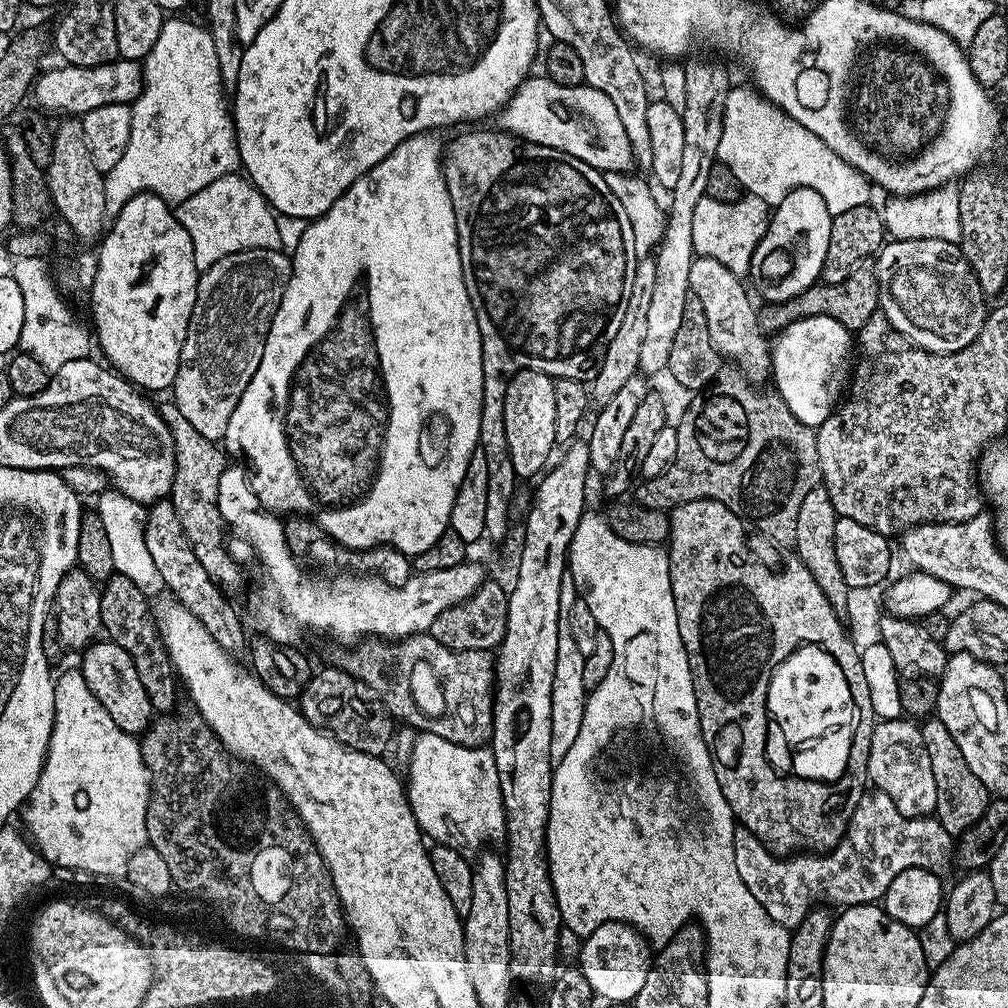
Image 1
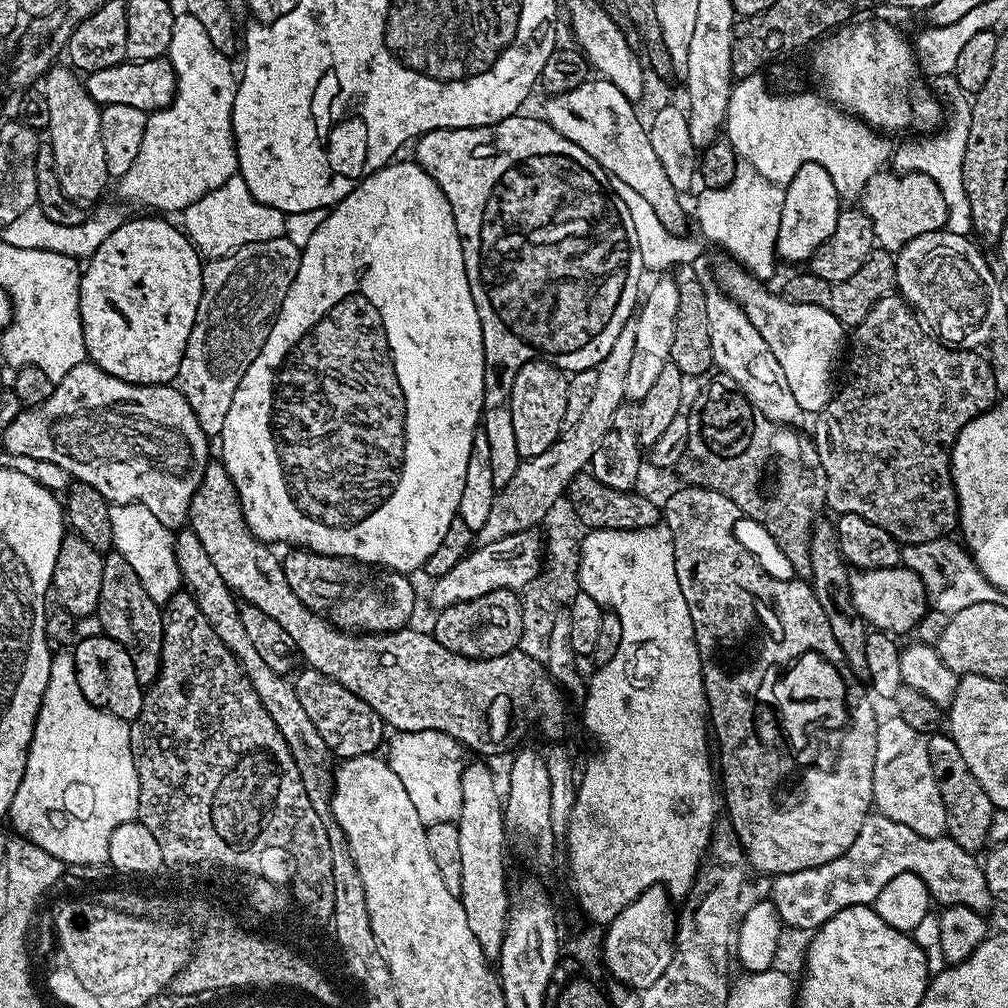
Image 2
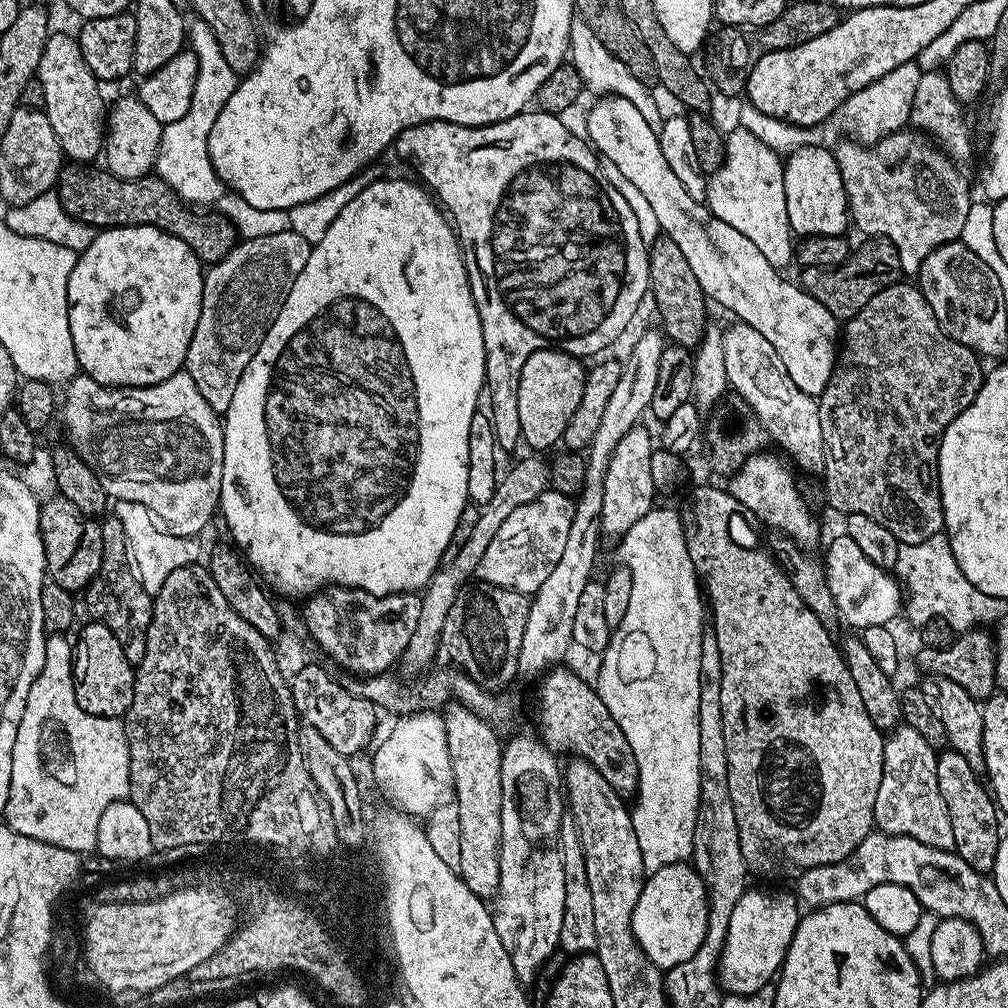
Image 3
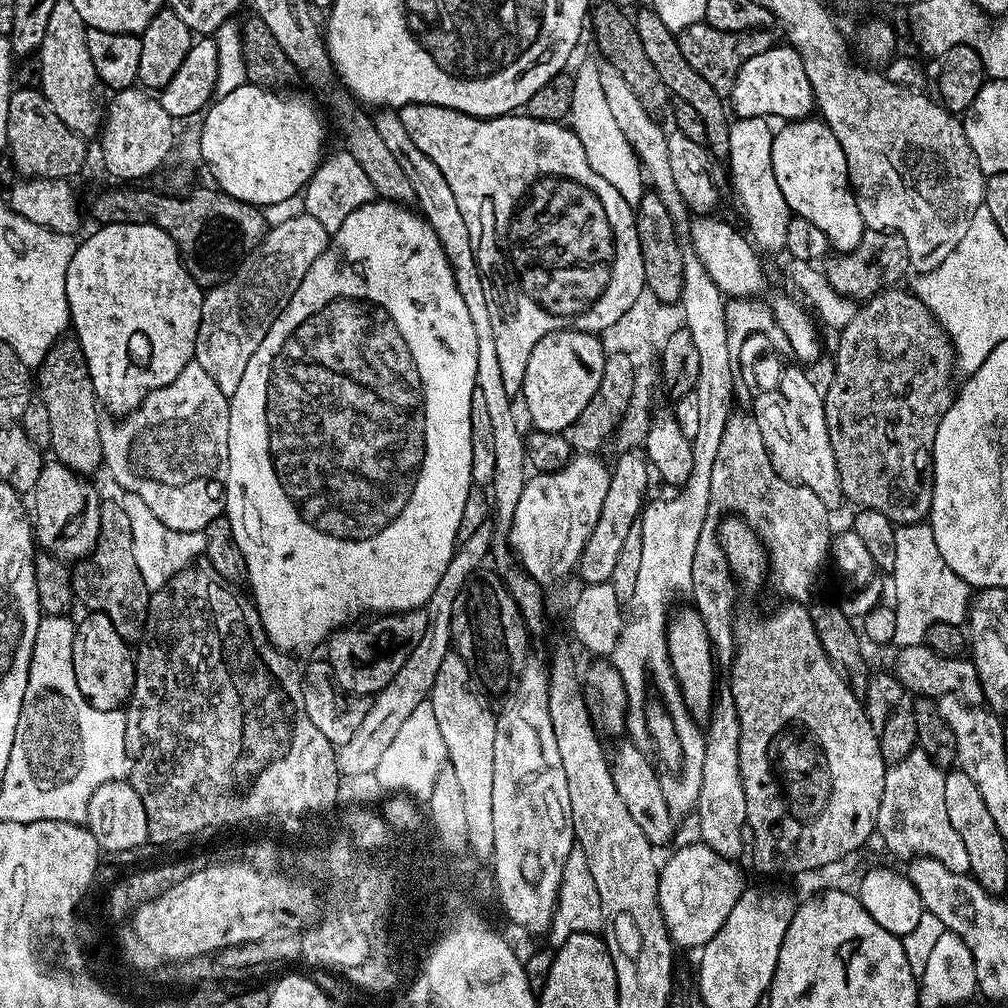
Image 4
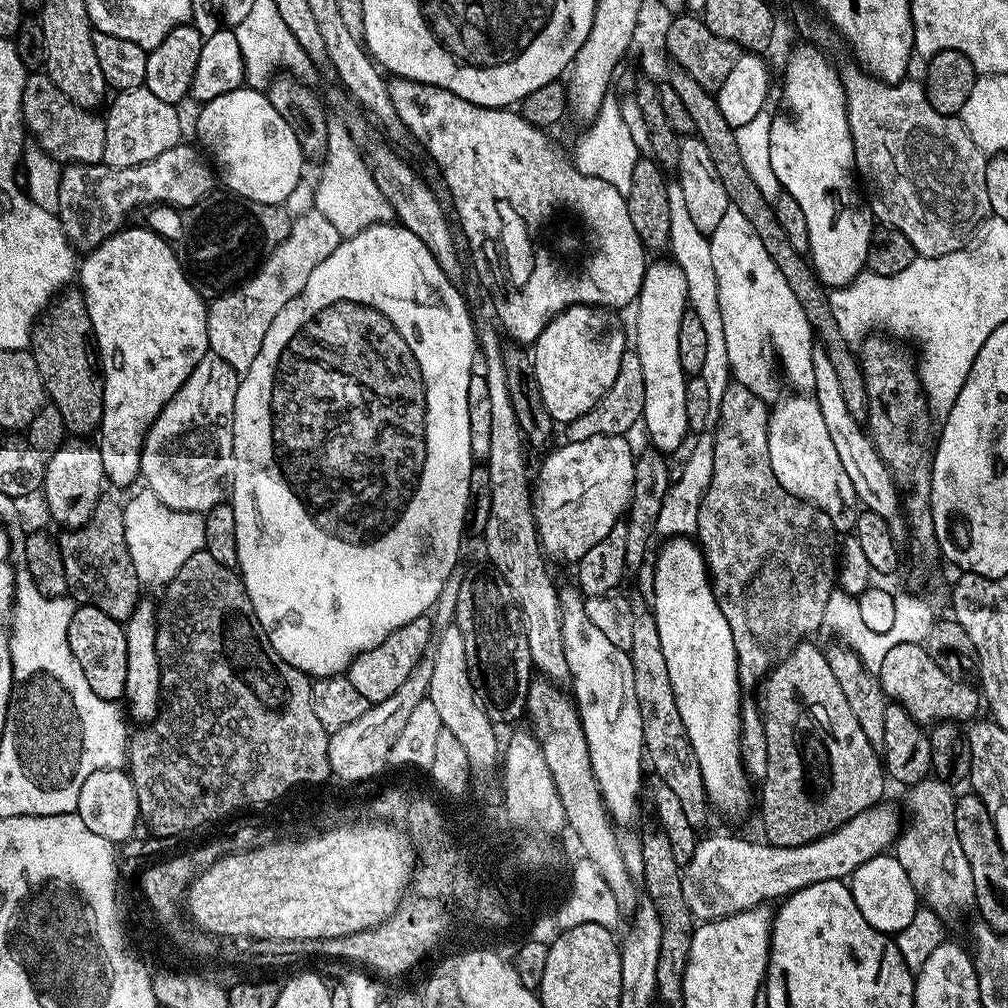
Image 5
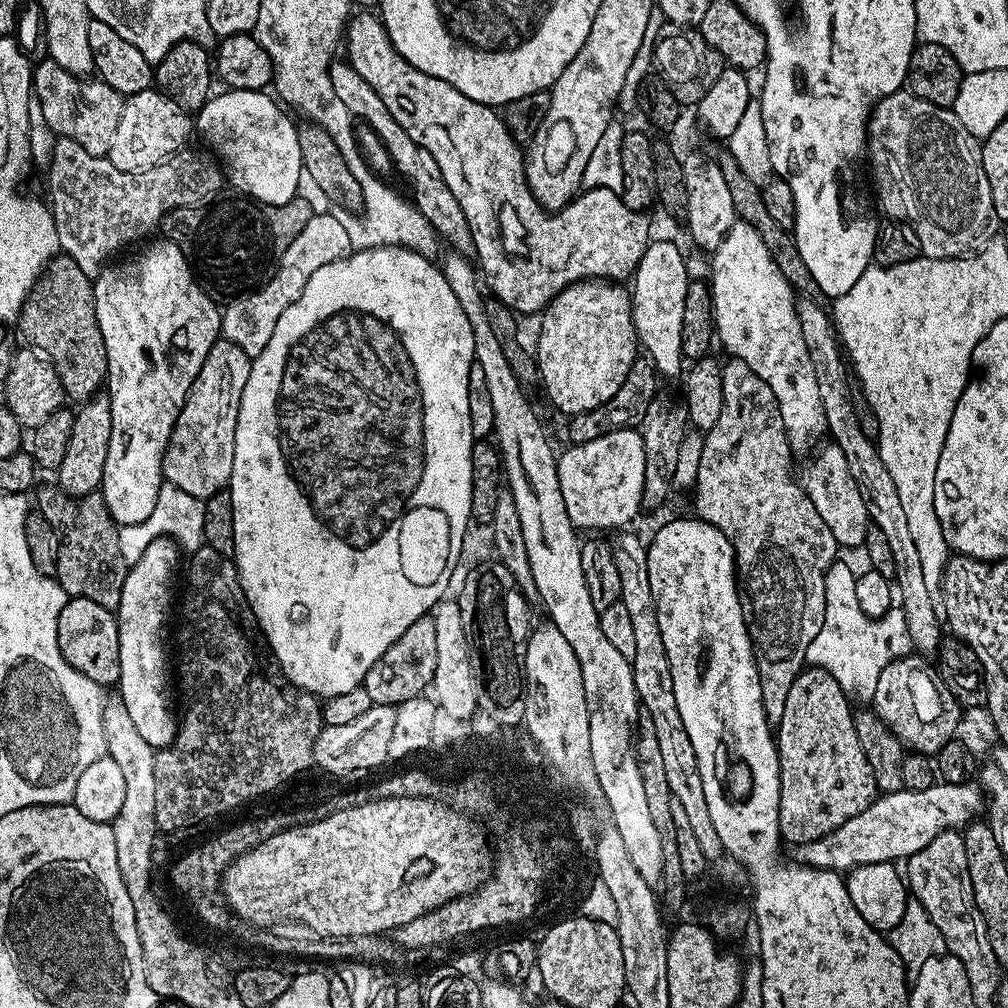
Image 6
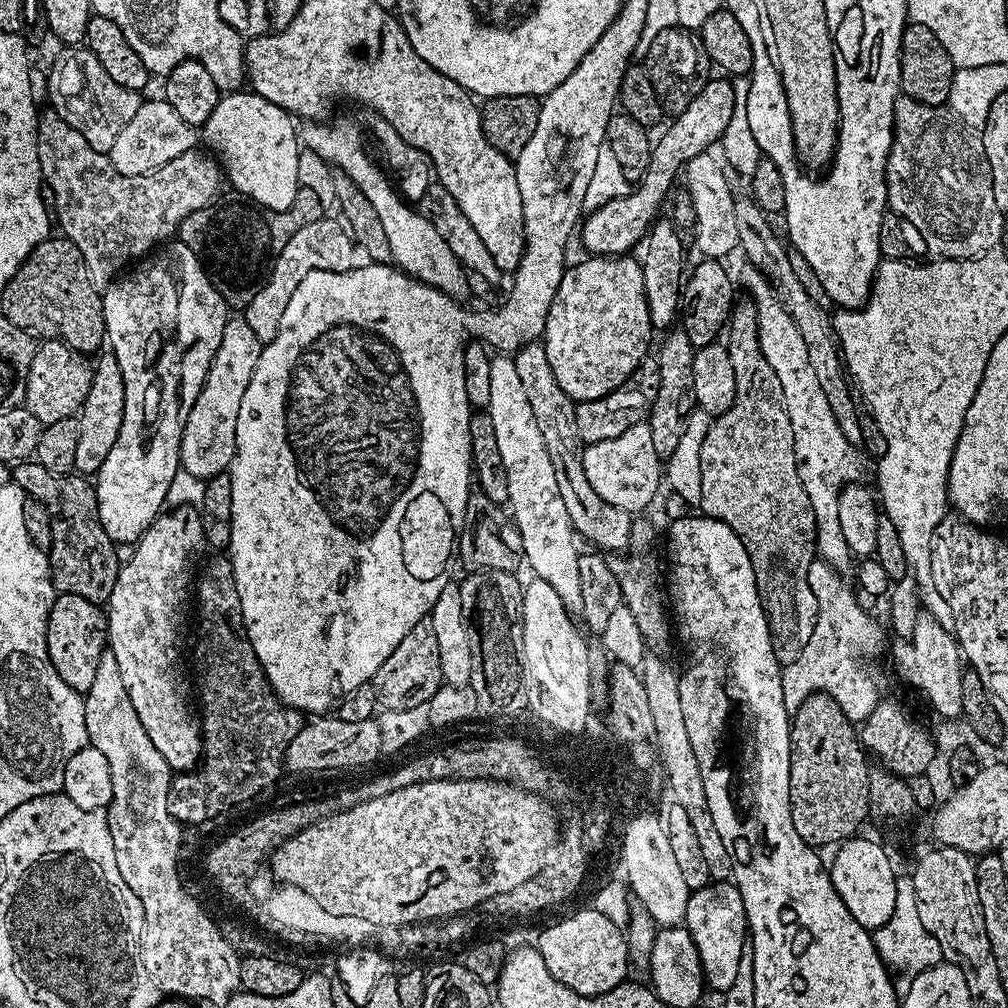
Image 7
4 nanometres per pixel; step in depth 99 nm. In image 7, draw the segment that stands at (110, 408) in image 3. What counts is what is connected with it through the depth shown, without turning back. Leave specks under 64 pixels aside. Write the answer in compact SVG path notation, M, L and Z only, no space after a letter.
M243 318L228 319L222 330L222 342L218 342L206 382L198 394L198 402L194 402L190 418L186 418L186 430L182 430L180 466L194 478L206 482L211 476L219 476L231 469L236 453L238 409L242 406L246 386L250 386L250 378L254 378L254 366L258 366L261 347L258 334L250 330Z

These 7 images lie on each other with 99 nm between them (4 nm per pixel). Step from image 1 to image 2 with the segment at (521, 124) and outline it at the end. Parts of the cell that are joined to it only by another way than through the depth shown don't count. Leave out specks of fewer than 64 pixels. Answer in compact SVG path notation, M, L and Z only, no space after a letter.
M589 82L566 94L548 96L542 111L543 119L550 126L560 129L562 135L570 138L570 142L583 144L586 154L600 161L613 181L621 180L626 182L626 186L638 190L638 194L642 194L642 198L654 206L658 222L662 222L666 230L679 233L679 228L684 224L684 208L680 205L682 196L674 190L674 186L670 186L666 170L662 170L662 162L658 162L658 154L654 154L654 146L650 146L645 121L640 121L636 113L637 105L628 100L618 86L599 83Z

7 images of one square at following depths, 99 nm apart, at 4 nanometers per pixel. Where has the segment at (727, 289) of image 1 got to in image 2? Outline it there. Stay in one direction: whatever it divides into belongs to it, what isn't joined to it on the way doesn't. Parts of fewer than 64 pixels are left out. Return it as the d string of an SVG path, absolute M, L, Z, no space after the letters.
M708 290L706 294L706 318L710 318L710 350L712 351L713 365L717 369L720 367L740 387L737 389L742 395L758 411L766 414L766 418L779 424L800 426L800 423L806 420L806 413L802 410L802 406L798 406L794 393L790 391L790 385L786 383L786 374L782 374L782 366L778 366L778 358L774 358L774 354L770 354L770 346L766 346L766 338L762 338L762 334L758 334L758 330L754 330L750 318L746 318L740 305L731 300L723 290Z

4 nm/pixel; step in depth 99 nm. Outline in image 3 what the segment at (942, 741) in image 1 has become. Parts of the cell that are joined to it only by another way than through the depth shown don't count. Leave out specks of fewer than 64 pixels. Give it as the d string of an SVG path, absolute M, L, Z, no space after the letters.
M944 750L937 755L938 790L942 794L942 802L946 802L946 814L950 818L950 827L954 830L954 851L956 855L974 870L988 874L994 866L994 858L998 854L1001 817L998 815L996 801L992 793L978 777L977 769L962 758L962 754Z

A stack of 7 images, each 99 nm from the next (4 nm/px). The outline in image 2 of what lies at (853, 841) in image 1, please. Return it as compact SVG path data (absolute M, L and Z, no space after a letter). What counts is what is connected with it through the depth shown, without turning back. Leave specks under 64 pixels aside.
M870 814L866 818L866 822L862 822L862 830L858 830L858 838L854 838L854 846L850 846L850 850L846 850L846 854L834 858L834 862L826 862L817 868L807 868L775 877L771 881L770 899L776 908L776 913L780 916L781 925L788 927L789 924L790 927L801 928L805 934L808 934L822 927L830 918L834 918L834 914L838 914L850 906L875 905L878 890L882 890L882 886L886 886L886 882L890 882L890 878L898 878L898 874L909 872L918 874L918 878L922 878L922 882L926 882L928 893L937 905L940 903L940 906L966 906L975 912L987 913L988 907L991 909L994 901L984 877L981 861L979 859L976 861L976 859L977 857L973 853L962 850L962 846L958 846L958 842L948 839L947 835L926 838L922 834L910 830L910 826L896 824L890 818L879 814Z

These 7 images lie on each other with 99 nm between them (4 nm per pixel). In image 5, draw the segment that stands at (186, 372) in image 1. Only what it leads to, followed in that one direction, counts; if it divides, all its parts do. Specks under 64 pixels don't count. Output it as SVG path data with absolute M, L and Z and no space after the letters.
M313 210L295 217L290 234L286 234L284 241L264 257L255 275L208 304L208 346L211 355L228 362L238 374L247 372L254 358L258 358L258 350L262 350L262 338L266 338L270 322L278 318L286 302L304 289L306 278L310 278L312 271L321 262L326 262L330 254L334 254L341 239L338 226L333 226L326 219L326 214Z

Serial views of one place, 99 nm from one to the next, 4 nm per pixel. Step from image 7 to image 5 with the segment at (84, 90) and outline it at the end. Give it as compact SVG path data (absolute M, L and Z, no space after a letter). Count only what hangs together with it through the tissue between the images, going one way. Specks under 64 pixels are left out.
M47 71L25 75L21 112L31 139L33 136L38 147L60 161L61 165L98 164L103 161L106 150L104 116L80 108L73 100L66 98L66 94L62 94L62 90L58 90L54 81L48 77Z

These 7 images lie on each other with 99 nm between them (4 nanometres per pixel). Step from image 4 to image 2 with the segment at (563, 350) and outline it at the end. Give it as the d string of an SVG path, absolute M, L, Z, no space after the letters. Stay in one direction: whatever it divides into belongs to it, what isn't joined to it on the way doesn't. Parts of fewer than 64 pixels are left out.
M543 359L528 360L514 378L510 406L512 411L512 433L516 443L516 455L520 458L542 454L560 437L565 427L566 394L569 377L555 364Z

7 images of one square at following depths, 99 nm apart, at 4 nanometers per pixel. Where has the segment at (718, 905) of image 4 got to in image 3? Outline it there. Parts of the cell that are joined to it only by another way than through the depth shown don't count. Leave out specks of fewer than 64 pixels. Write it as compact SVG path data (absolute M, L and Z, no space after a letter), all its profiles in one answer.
M691 863L662 866L643 881L631 926L638 946L654 967L667 970L686 962L702 946L707 925L708 887Z

